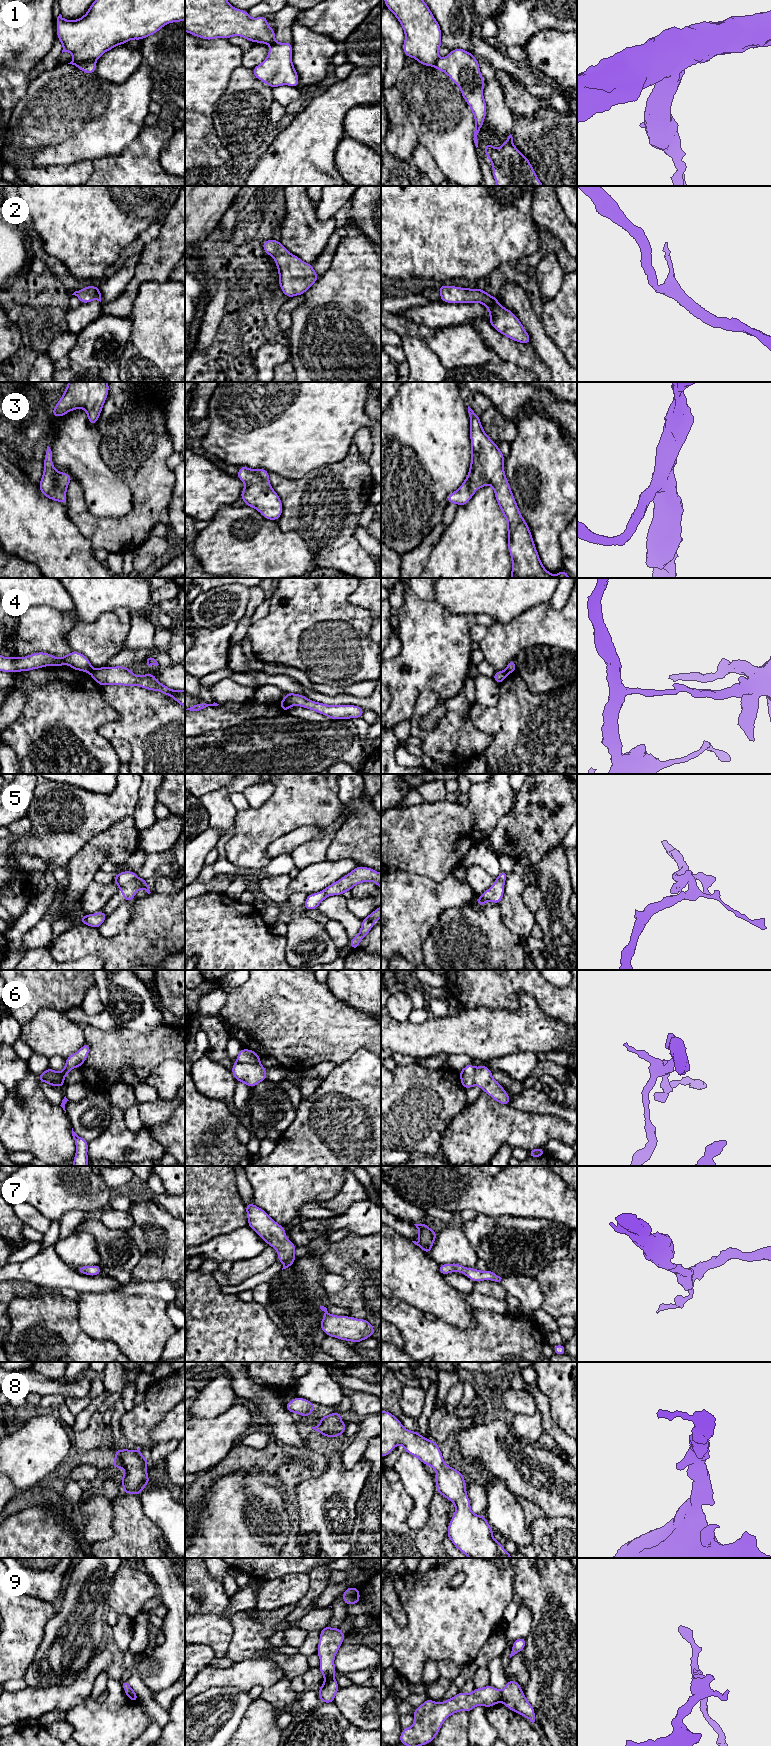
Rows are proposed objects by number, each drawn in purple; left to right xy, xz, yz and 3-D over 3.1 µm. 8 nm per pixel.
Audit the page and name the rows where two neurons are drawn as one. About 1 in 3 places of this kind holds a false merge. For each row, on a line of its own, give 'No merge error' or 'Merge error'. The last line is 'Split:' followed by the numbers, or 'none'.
1: Merge error
2: No merge error
3: No merge error
4: Merge error
5: Merge error
6: Merge error
7: No merge error
8: No merge error
9: Merge error
Split: 1, 4, 5, 6, 9

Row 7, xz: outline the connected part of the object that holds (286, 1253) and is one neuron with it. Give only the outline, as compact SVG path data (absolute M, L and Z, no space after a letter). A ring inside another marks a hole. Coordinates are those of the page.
M253 1203L244 1205L246 1208L248 1227L254 1230L269 1246L276 1249L279 1262L283 1263L283 1269L291 1267L297 1258L295 1250L297 1246L286 1237L284 1227L275 1222L262 1208L257 1207Z

